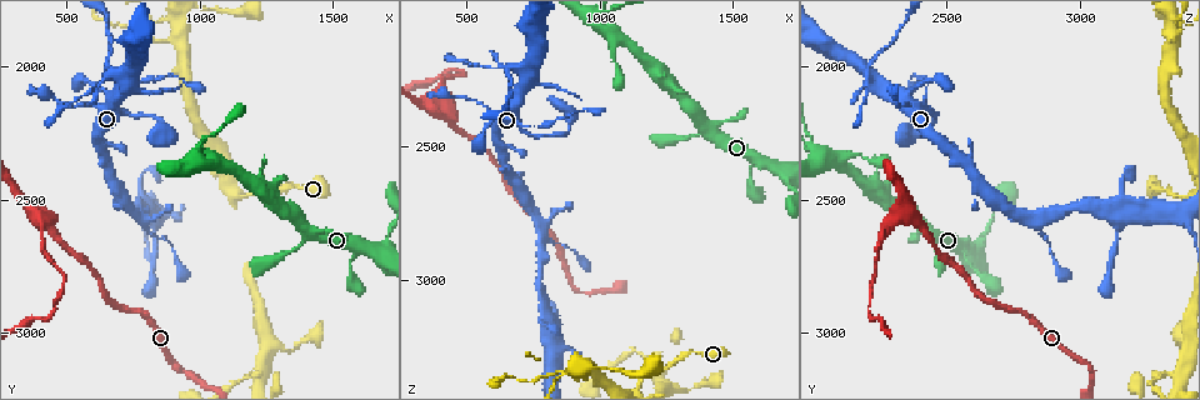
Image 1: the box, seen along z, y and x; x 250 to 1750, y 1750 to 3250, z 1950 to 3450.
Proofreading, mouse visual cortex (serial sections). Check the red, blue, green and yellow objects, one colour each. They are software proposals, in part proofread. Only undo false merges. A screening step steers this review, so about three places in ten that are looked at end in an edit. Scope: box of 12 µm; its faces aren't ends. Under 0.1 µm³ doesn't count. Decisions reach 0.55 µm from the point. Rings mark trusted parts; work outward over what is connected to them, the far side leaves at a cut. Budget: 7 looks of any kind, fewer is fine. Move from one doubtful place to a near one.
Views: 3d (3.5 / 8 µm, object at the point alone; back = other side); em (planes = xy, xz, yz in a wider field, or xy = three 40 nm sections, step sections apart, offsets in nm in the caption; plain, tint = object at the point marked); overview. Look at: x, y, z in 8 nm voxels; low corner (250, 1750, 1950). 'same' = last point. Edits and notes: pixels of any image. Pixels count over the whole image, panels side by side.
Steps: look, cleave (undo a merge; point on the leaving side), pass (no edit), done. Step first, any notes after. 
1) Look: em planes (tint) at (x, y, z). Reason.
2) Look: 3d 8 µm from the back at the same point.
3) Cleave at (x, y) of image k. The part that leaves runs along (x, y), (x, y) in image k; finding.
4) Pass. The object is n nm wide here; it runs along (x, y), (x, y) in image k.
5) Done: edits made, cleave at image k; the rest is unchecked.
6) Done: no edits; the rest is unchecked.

Look: 3d 8 µm at (1330, 2700, 2460). A narrow waist.

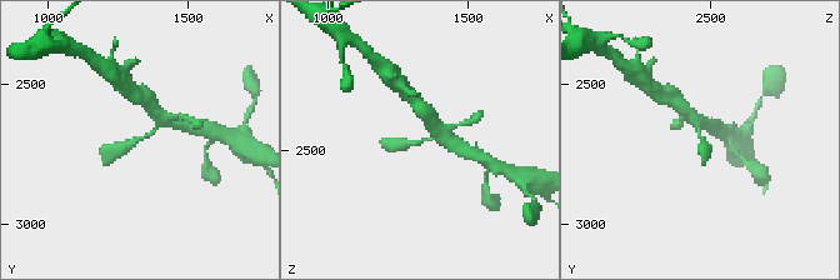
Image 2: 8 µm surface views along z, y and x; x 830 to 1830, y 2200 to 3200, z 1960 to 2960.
Look: em xy step 1 (tint) at (1330, 2690, 2460).

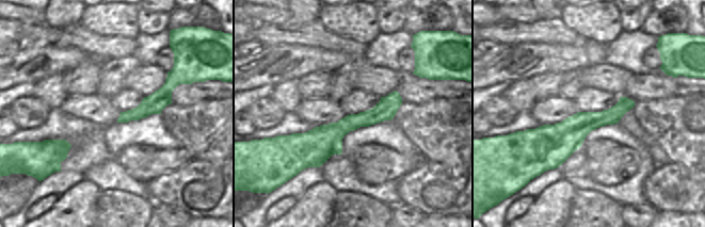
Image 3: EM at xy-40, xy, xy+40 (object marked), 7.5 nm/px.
Pass. It runs along (168, 121), (106, 155) in image 2; continuous, no second cell.

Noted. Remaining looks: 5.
Look: 3d 3.5 µm at (1570, 2760, 2600). Thin neck.

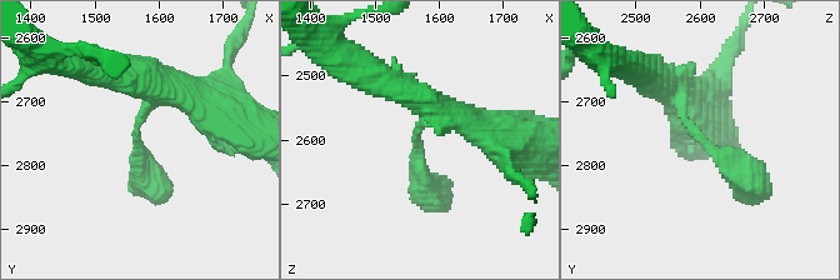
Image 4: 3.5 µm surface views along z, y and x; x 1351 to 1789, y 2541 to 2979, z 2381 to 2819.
Pass. One cell here.

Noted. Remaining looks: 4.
Look: 3d 3.5 µm at (710, 2040, 2220). Branch point.

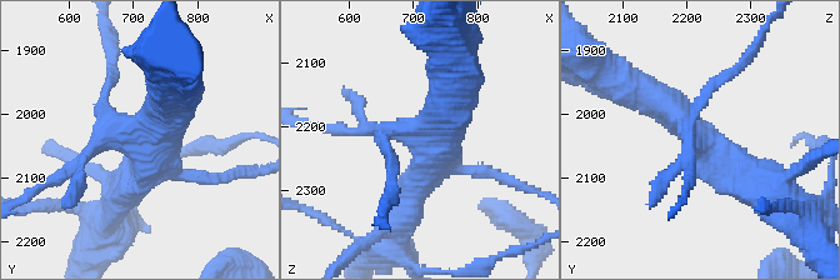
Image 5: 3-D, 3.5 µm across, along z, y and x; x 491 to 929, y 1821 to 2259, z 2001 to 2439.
Look: em xy step 3 (tint) at (705, 2045, 2215). Shape alone is not enough.

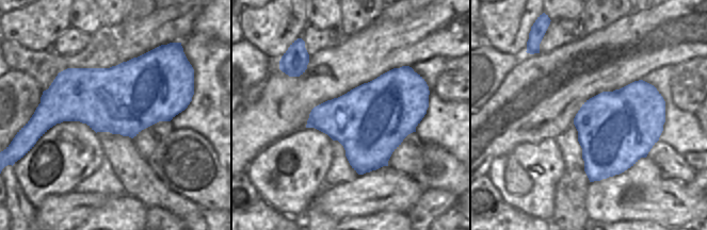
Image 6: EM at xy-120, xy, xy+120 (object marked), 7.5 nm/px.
Pass. It runs along (771, 186), (733, 171), (646, 94) in image 5; all the same cell.

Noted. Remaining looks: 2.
Done: no edits; the rest is unchecked.

